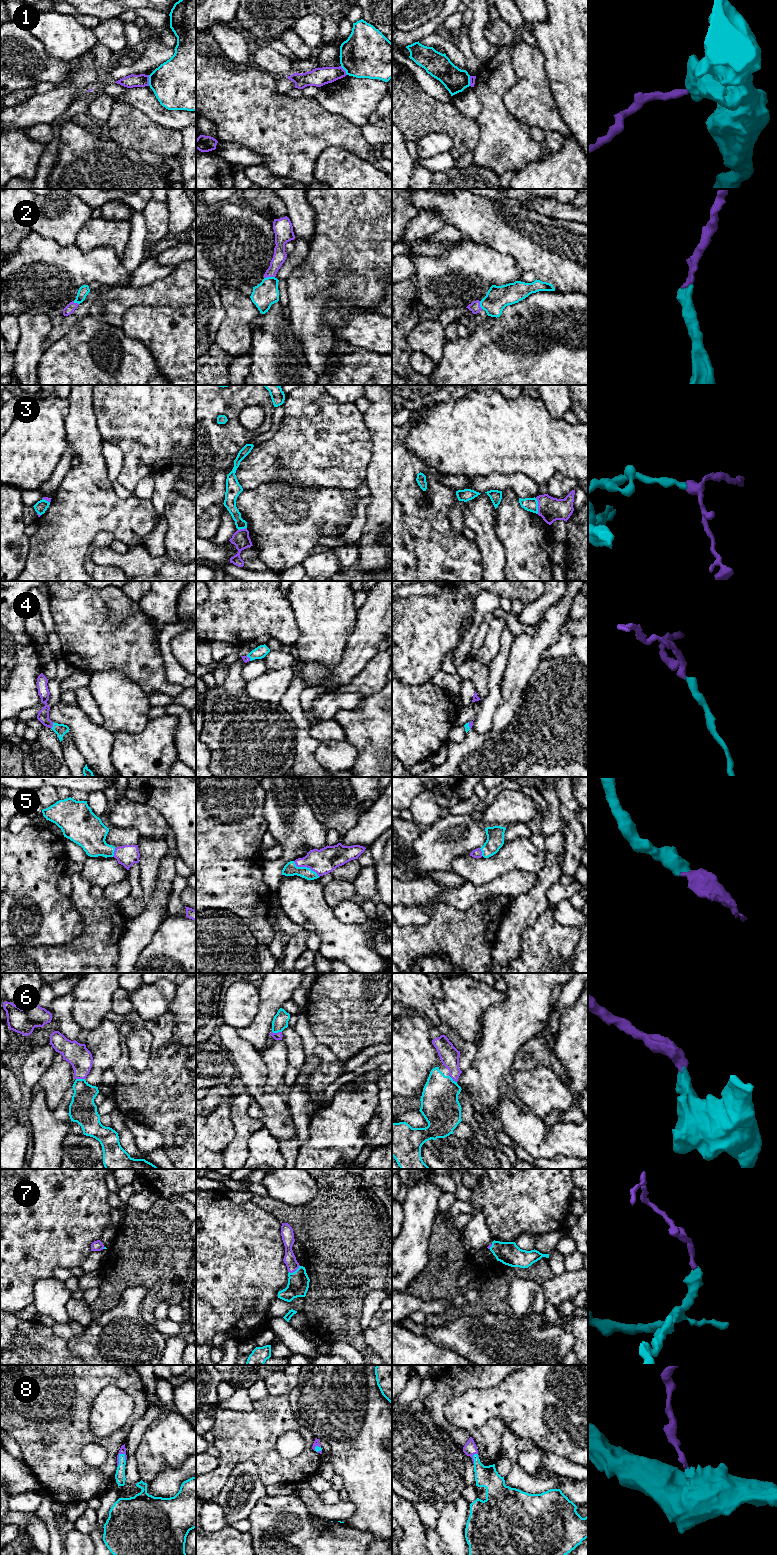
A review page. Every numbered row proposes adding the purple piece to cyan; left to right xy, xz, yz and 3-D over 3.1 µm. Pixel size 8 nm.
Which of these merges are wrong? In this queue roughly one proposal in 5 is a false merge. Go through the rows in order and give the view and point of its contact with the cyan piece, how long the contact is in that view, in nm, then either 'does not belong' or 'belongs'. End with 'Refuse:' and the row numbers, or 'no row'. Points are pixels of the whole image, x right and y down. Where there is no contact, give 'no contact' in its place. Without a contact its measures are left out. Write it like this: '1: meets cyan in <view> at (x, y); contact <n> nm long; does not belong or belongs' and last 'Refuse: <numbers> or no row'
1: meets cyan in xy at (149, 80); contact 90 nm long; does not belong
2: meets cyan in xz at (269, 277); contact 90 nm long; belongs
3: meets cyan in yz at (537, 506); contact 130 nm long; belongs
4: meets cyan in xy at (53, 725); contact 60 nm long; belongs
5: meets cyan in xz at (306, 867); contact 240 nm long; belongs
6: meets cyan in xz at (277, 1032); contact 80 nm long; belongs
7: meets cyan in xz at (295, 1271); contact 110 nm long; belongs
8: meets cyan in xy at (119, 1458); contact 120 nm long; belongs
Refuse: 1

